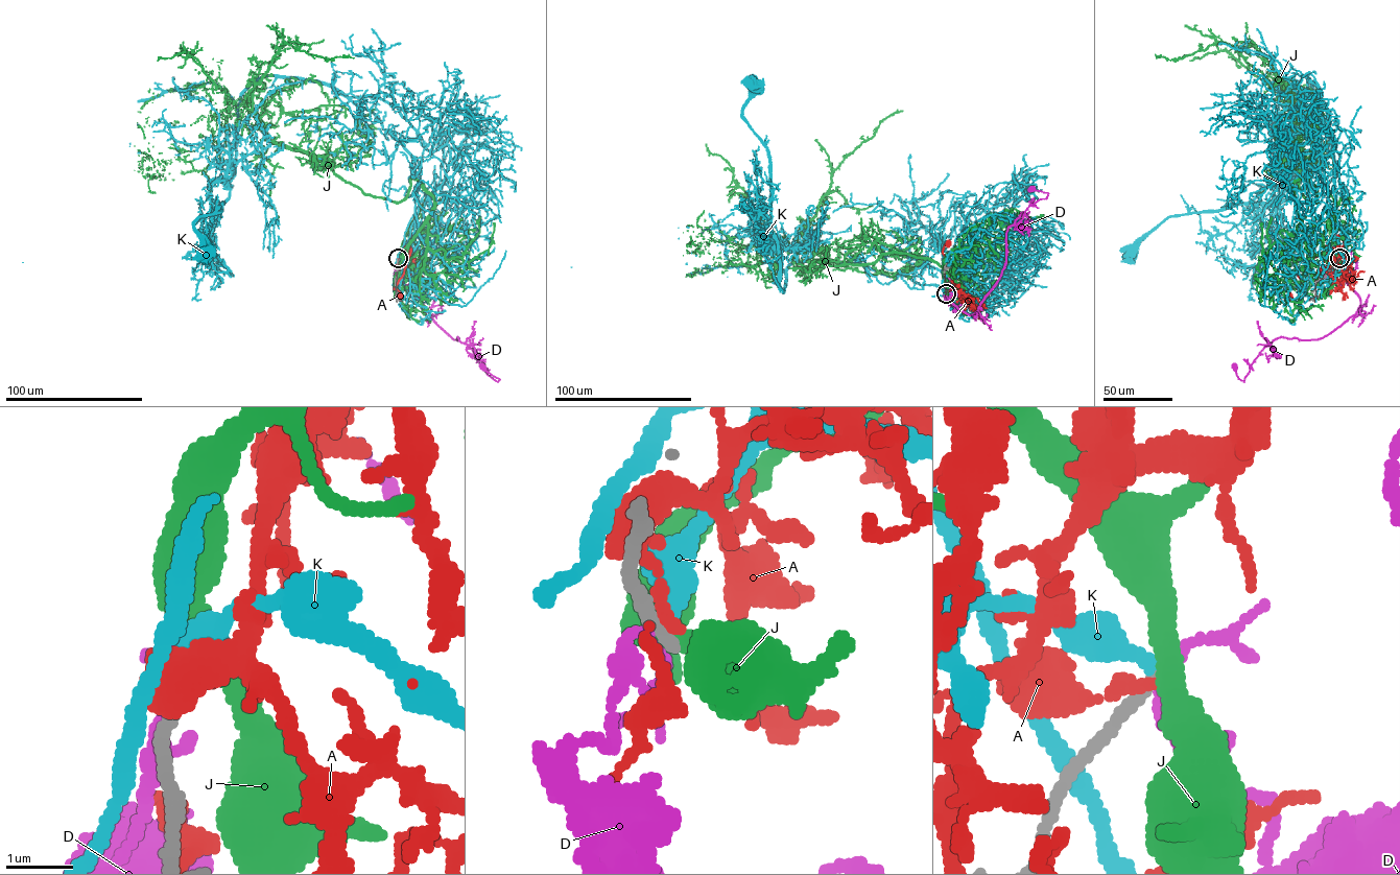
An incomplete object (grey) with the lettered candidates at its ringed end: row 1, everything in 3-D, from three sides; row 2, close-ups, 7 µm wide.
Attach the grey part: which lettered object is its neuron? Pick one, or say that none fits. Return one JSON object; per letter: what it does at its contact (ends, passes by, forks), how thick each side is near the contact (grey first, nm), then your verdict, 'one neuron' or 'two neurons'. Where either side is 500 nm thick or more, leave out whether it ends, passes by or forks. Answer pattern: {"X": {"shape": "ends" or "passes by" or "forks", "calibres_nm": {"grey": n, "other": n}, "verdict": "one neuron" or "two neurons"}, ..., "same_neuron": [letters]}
{"A": {"shape": "ends", "calibres_nm": {"grey": 240, "other": 190}, "verdict": "two neurons"}, "D": {"shape": "passes by", "calibres_nm": {"grey": 220, "other": 120}, "verdict": "two neurons"}, "J": {"shape": "passes by", "calibres_nm": {"grey": 200, "other": 360}, "verdict": "two neurons"}, "K": {"shape": "ends", "calibres_nm": {"grey": 220, "other": 320}, "verdict": "two neurons"}, "same_neuron": []}

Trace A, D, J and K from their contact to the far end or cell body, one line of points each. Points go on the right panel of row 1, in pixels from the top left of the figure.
A: (1338, 259), (1330, 262), (1328, 245), (1314, 257), (1301, 251), (1296, 266), (1301, 285), (1290, 288), (1288, 297)
D: (1339, 259), (1346, 282), (1360, 301), (1355, 313), (1320, 338), (1274, 339), (1259, 353), (1243, 381), (1234, 365)
J: (1339, 258), (1312, 256), (1297, 212), (1298, 180), (1317, 202), (1291, 98), (1284, 176), (1300, 156)
K: (1339, 259), (1332, 249), (1339, 154), (1322, 93), (1306, 76), (1335, 175), (1277, 203), (1170, 215), (1130, 253)

